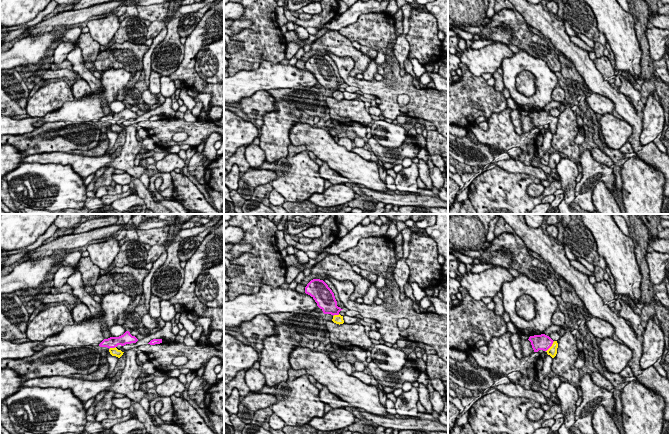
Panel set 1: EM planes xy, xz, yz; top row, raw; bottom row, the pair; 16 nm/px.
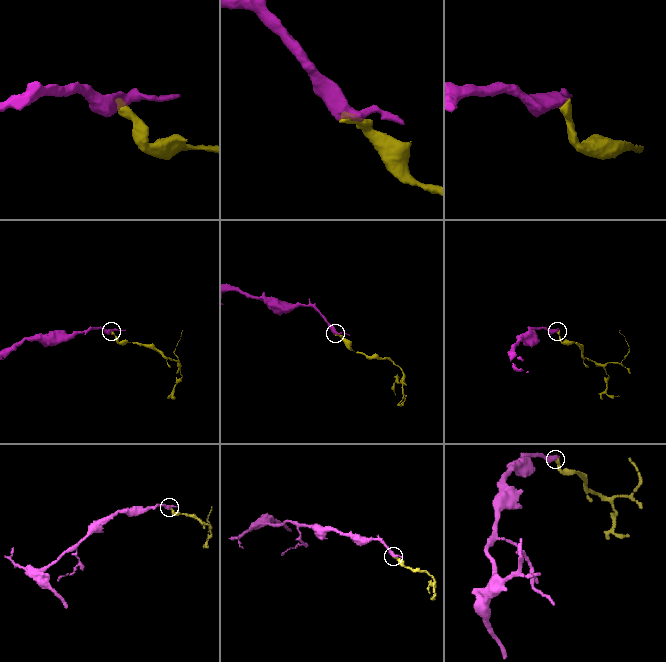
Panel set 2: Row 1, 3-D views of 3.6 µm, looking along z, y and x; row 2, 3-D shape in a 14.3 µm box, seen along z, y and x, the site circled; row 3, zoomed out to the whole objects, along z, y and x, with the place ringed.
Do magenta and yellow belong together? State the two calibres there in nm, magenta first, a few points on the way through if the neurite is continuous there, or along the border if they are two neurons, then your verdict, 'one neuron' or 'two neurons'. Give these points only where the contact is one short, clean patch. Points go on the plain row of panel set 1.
260 nm thick on the magenta side, 160 nm on the other; runs through yz (543, 118), (551, 121), (552, 127); one neuron

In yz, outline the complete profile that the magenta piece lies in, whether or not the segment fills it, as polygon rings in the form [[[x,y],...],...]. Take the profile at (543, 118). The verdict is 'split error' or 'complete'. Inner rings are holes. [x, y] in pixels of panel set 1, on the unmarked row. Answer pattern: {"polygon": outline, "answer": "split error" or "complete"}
{"polygon": [[[545,110],[530,112],[528,115],[531,118],[534,128],[539,126],[546,127],[548,131],[554,134],[557,130],[558,119],[553,117]]], "answer": "split error"}

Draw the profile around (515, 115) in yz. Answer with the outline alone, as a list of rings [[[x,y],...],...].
[[[512,109],[510,116],[516,133],[519,135],[524,134],[522,131],[521,113],[518,110]]]

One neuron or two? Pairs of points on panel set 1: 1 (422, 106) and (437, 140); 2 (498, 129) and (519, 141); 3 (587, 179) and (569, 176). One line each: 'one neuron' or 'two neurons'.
1: two neurons
2: one neuron
3: two neurons

